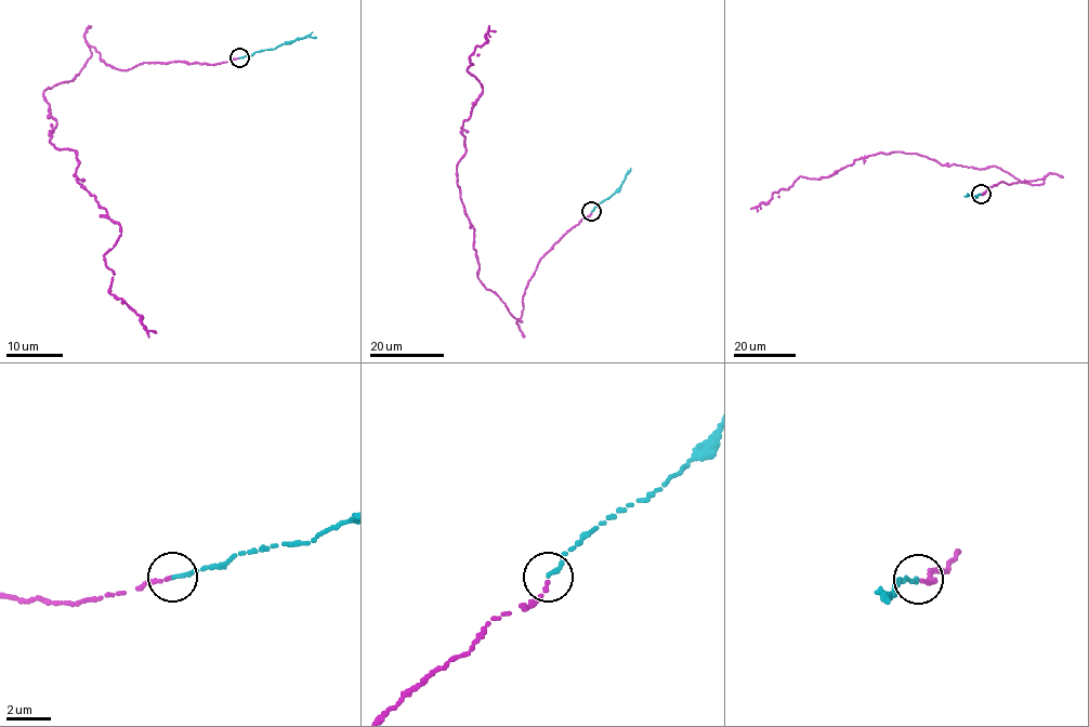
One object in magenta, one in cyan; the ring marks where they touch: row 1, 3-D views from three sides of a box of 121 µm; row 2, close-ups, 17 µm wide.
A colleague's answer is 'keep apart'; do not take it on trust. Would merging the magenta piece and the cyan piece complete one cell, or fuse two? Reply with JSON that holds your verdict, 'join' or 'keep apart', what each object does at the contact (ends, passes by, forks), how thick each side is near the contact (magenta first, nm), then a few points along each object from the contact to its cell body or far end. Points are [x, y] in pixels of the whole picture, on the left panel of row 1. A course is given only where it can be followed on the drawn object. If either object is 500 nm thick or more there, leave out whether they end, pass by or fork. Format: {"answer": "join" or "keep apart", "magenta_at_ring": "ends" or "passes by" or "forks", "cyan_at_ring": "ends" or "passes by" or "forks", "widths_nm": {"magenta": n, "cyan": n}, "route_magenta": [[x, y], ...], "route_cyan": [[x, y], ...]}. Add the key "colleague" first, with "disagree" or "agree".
{"colleague": "disagree", "answer": "join", "magenta_at_ring": "ends", "cyan_at_ring": "ends", "widths_nm": {"magenta": 160, "cyan": 200}, "route_magenta": [[238, 58], [122, 70], [89, 47], [43, 91], [49, 141], [121, 228], [109, 293], [148, 338]], "route_cyan": [[239, 57], [309, 36], [315, 38]]}

